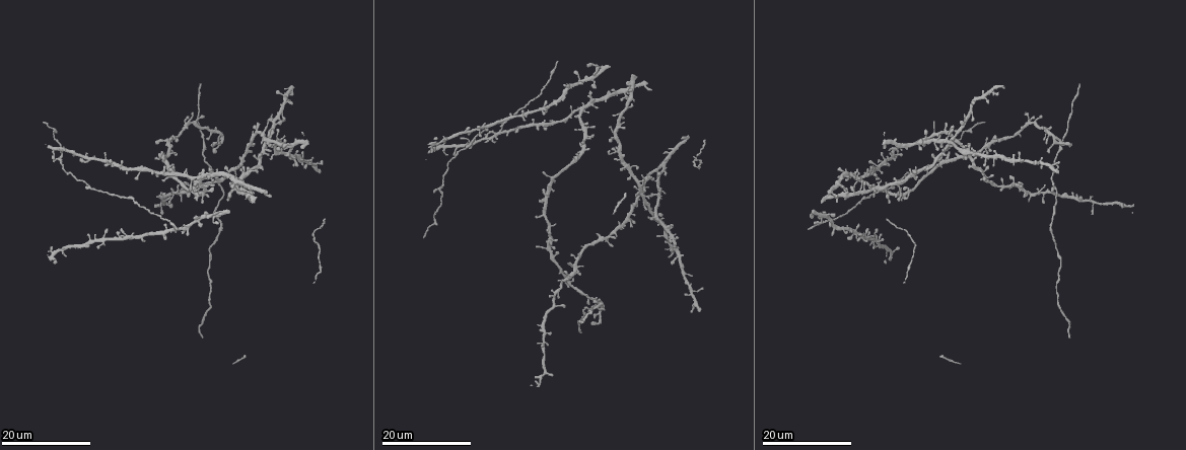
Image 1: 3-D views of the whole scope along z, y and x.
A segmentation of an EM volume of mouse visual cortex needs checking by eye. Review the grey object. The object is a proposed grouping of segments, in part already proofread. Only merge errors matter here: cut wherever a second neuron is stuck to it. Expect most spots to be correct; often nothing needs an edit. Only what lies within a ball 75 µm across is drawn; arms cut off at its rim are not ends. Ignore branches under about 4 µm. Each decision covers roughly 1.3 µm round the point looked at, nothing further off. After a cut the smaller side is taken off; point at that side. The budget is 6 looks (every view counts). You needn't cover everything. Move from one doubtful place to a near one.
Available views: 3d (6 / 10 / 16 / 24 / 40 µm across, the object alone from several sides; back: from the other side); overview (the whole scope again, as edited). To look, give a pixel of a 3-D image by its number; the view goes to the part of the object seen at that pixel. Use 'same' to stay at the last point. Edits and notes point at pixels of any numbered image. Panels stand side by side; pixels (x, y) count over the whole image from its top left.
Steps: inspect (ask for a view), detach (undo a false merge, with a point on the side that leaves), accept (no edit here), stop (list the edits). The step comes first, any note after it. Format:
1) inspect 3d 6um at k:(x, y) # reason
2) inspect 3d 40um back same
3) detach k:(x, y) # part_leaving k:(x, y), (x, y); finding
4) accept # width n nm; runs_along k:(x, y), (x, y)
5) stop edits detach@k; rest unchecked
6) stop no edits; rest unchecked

inspect 3d 16um at 1:(897, 185) # four or more arms meet

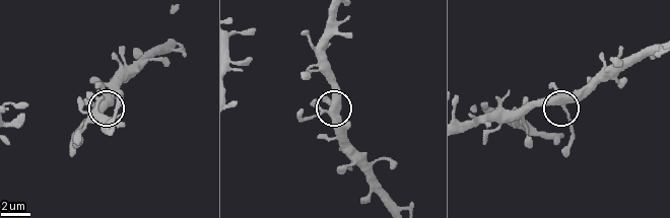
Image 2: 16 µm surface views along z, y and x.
inspect 3d 10um at 2:(328, 110) # zoom in

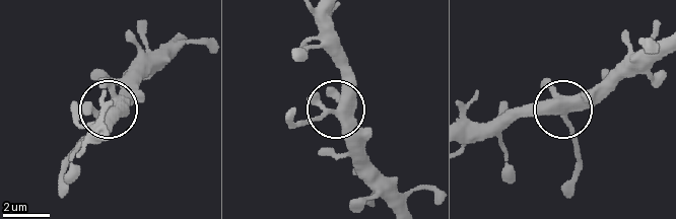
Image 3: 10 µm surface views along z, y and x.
accept # runs_along 3:(470, 127), (504, 127), (528, 115), (560, 113), (575, 148); one neuron here

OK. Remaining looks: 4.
inspect 3d 16um at 1:(248, 192) # four arms meet

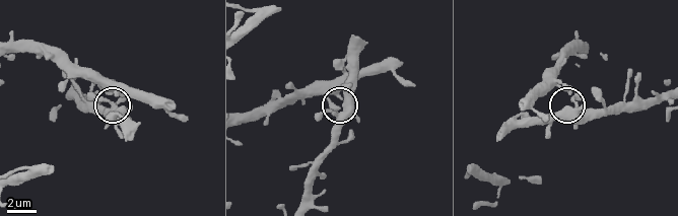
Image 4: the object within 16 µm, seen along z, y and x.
inspect 3d 10um at 4:(109, 102)

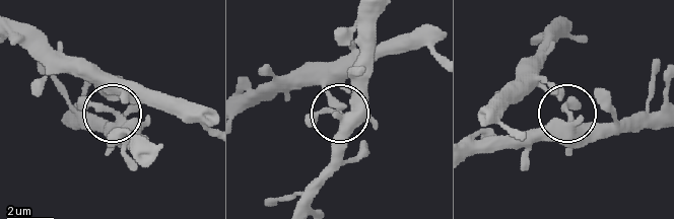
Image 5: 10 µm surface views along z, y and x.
accept # arms 4; runs_along 5:(567, 28), (538, 69), (567, 114), (523, 154); one neuron here

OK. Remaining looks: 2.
inspect 3d 24um at 1:(199, 178) # four arms meet

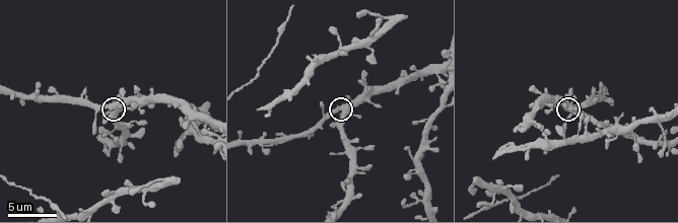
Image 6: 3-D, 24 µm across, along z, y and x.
inspect 3d 6um at 6:(115, 111)

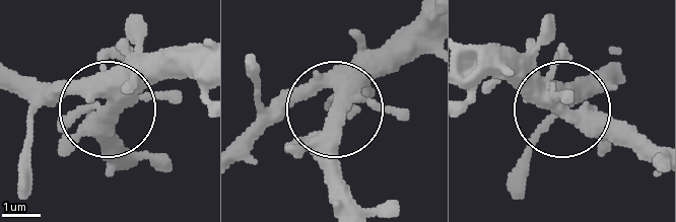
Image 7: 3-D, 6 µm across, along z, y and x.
accept # arms 4; runs_along 7:(424, 35), (395, 49), (337, 103), (288, 97), (263, 113); all the same neuron

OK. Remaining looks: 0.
stop no edits; rest unchecked

